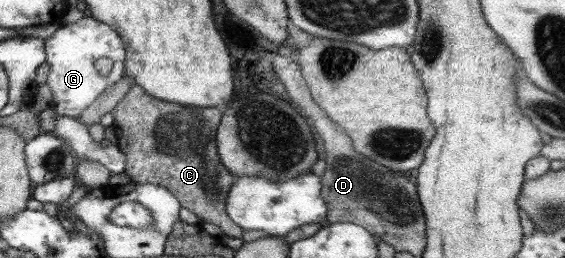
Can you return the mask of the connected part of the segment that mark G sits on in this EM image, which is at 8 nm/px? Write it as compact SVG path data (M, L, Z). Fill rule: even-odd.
M82 17L73 24L59 26L44 40L45 62L49 71L45 85L51 90L51 101L48 108L63 116L74 119L85 107L93 103L109 86L113 86L124 74L124 48L119 35L97 20ZM109 58L112 62L107 77L97 73L95 60Z

